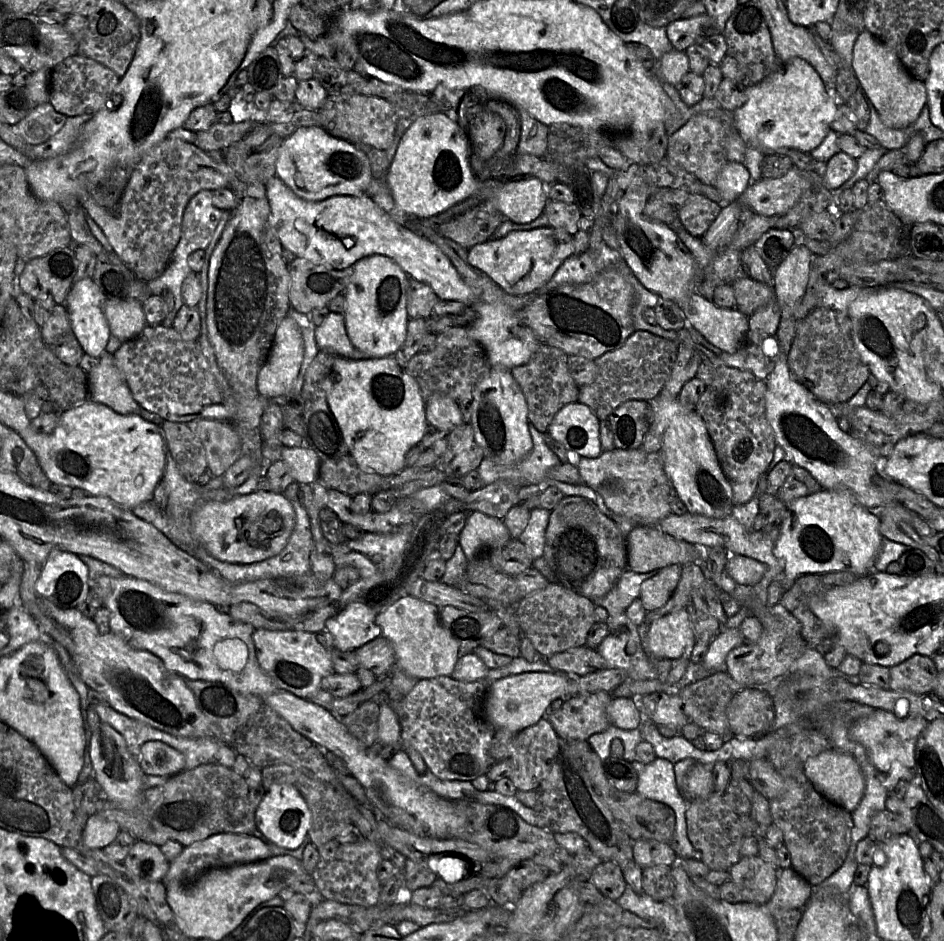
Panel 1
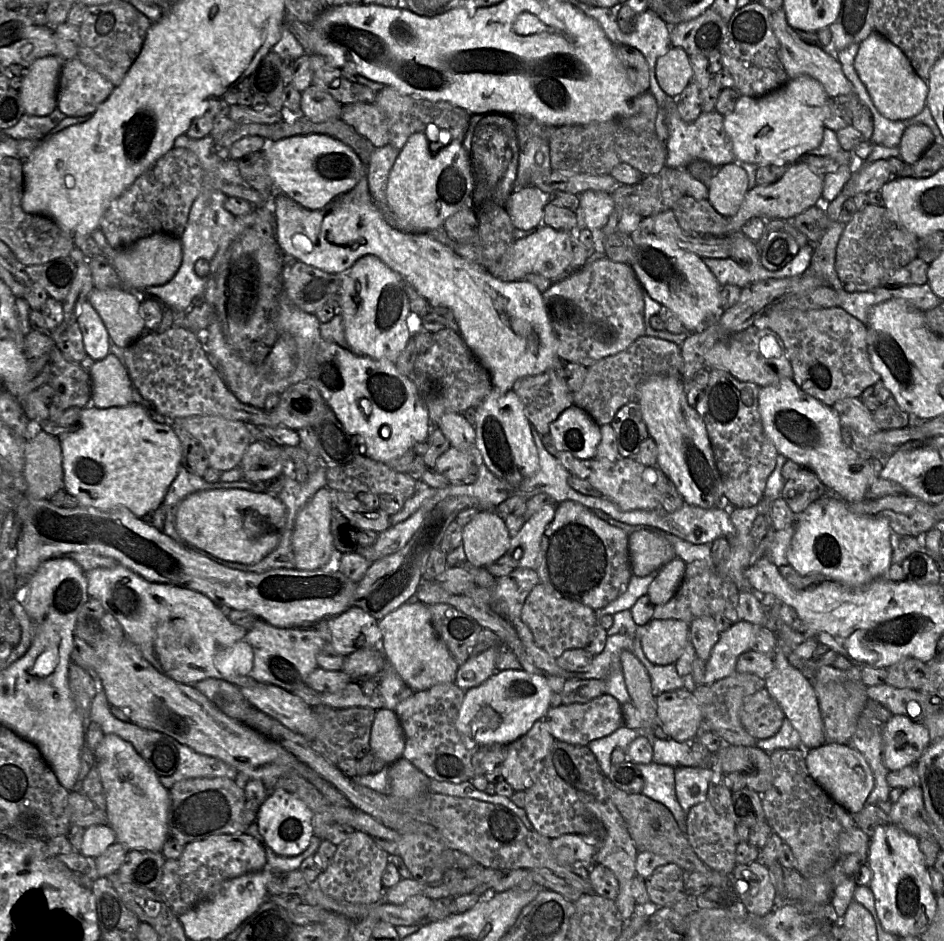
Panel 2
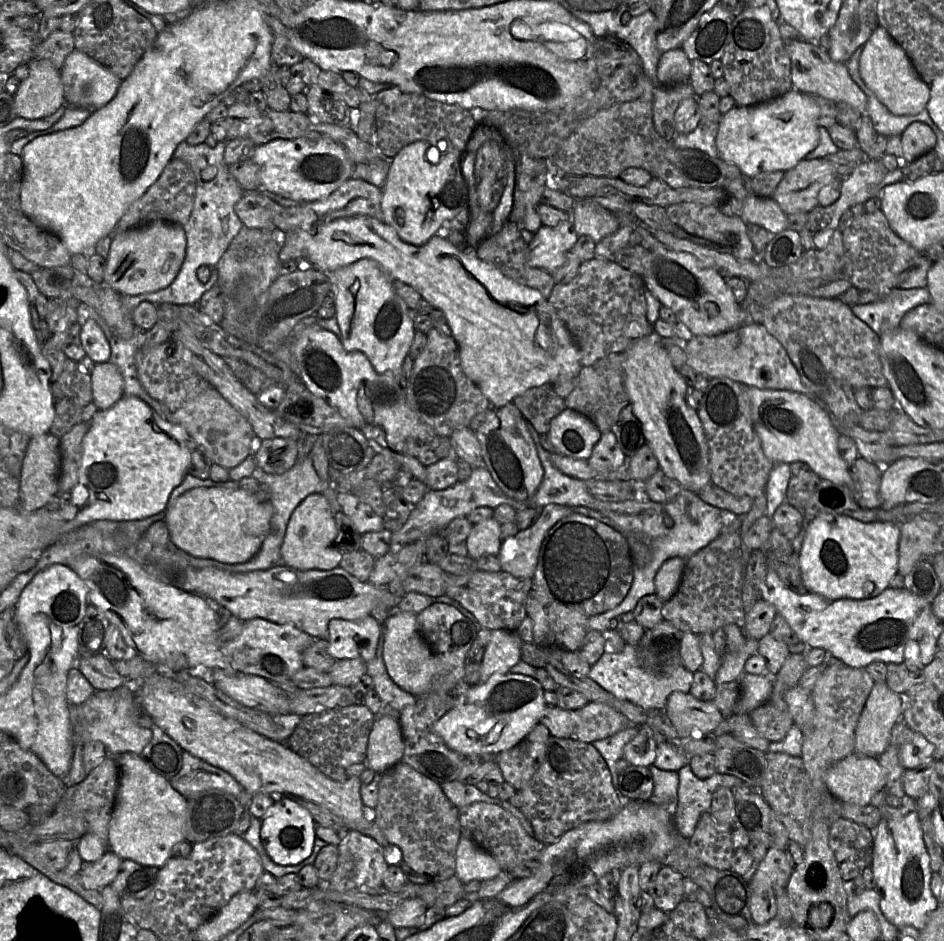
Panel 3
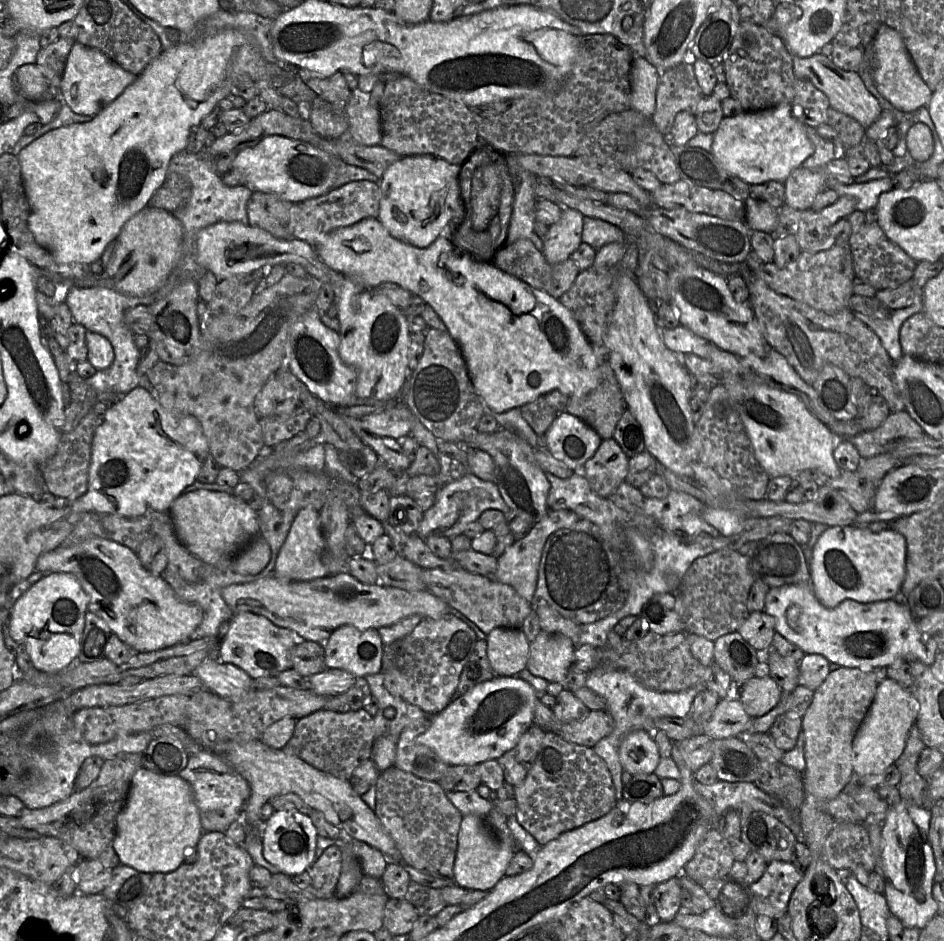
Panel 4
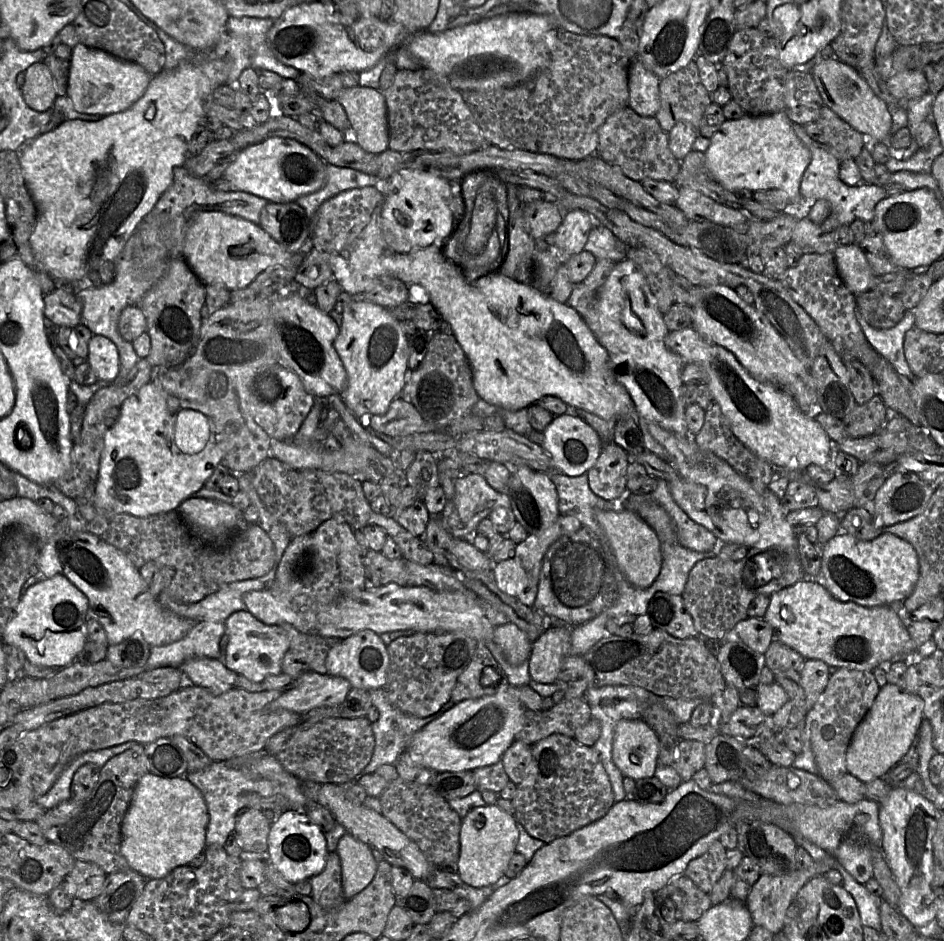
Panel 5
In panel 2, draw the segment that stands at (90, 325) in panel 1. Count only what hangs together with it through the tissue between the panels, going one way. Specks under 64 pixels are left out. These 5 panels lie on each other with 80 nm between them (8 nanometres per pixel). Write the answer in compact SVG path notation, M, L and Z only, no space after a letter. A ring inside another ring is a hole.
M85 301L77 317L84 350L95 361L104 359L110 353L110 337L101 317L90 304Z

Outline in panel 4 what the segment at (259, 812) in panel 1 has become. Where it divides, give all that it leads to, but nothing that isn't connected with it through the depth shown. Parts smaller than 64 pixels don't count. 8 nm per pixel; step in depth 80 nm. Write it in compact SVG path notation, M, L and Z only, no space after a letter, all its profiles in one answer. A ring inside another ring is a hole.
M284 808L274 811L265 822L263 832L263 854L267 861L290 877L307 871L315 862L318 832L311 818L293 808Z

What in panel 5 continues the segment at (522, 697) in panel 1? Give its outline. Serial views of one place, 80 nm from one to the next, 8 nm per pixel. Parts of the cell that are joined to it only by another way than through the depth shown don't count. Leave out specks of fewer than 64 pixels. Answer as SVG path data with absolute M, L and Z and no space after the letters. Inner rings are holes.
M500 686L491 696L465 700L453 705L439 718L415 733L407 747L411 760L424 768L443 772L474 771L499 762L516 740L524 722L525 707L518 697L517 687Z

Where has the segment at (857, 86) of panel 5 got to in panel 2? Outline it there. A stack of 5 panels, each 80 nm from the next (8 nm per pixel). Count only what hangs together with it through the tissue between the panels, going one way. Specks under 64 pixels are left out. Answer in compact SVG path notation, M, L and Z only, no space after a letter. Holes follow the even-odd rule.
M783 8L771 13L771 22L773 32L779 42L780 59L789 79L794 79L802 75L810 76L821 83L831 98L855 92L853 84L846 78L837 58L821 48L802 41L797 32L788 24Z

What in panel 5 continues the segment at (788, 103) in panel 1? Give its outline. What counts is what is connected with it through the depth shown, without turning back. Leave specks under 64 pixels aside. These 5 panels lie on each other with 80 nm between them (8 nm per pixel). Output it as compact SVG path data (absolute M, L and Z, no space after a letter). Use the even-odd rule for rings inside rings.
M785 111L761 115L747 113L738 120L725 120L710 137L705 156L711 177L728 191L779 189L797 198L801 197L801 181L811 160L809 149L796 135Z

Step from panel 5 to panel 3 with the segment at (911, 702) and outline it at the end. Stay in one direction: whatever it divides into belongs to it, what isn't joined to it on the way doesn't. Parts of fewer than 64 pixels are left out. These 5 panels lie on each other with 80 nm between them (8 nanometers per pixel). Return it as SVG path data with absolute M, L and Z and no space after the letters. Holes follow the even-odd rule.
M886 683L875 684L867 699L855 731L854 752L877 758L889 746L894 727L903 722L903 697L893 692Z

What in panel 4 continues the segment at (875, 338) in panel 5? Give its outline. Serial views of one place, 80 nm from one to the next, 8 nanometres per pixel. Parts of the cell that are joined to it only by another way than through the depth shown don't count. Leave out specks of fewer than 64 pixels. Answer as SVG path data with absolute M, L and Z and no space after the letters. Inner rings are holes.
M923 300L906 308L890 311L885 318L870 317L858 311L853 312L853 314L873 330L890 358L896 362L904 355L900 345L901 326L909 317L923 311Z

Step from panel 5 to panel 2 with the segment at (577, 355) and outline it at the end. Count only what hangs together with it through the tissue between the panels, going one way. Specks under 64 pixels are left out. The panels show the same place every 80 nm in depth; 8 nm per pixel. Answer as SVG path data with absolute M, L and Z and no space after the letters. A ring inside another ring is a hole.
M363 177L354 189L319 210L306 209L277 191L272 202L270 198L269 202L276 220L276 239L284 254L292 255L298 261L333 274L347 272L364 256L378 257L404 281L414 285L429 303L444 306L451 312L465 344L489 372L492 389L507 392L513 388L517 379L538 375L559 363L565 363L558 356L557 338L543 295L536 286L525 279L499 279L481 265L461 257L453 248L447 247L427 233L409 233L392 226L376 207L366 177Z

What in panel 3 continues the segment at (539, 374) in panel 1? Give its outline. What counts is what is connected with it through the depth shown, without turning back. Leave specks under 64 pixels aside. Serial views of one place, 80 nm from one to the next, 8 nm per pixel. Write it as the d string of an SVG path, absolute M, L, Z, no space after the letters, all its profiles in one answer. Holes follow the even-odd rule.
M553 384L530 388L516 396L513 403L539 435L548 434L552 419L567 408L565 399L556 394Z

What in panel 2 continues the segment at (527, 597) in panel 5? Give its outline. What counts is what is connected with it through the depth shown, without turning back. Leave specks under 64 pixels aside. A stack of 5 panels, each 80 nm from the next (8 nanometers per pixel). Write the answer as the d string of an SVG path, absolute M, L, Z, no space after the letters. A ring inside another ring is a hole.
M548 505L527 519L519 533L510 538L507 551L511 552L514 557L515 550L517 548L521 549L521 557L518 559L517 568L538 569L541 540L546 528L555 516L556 505Z

